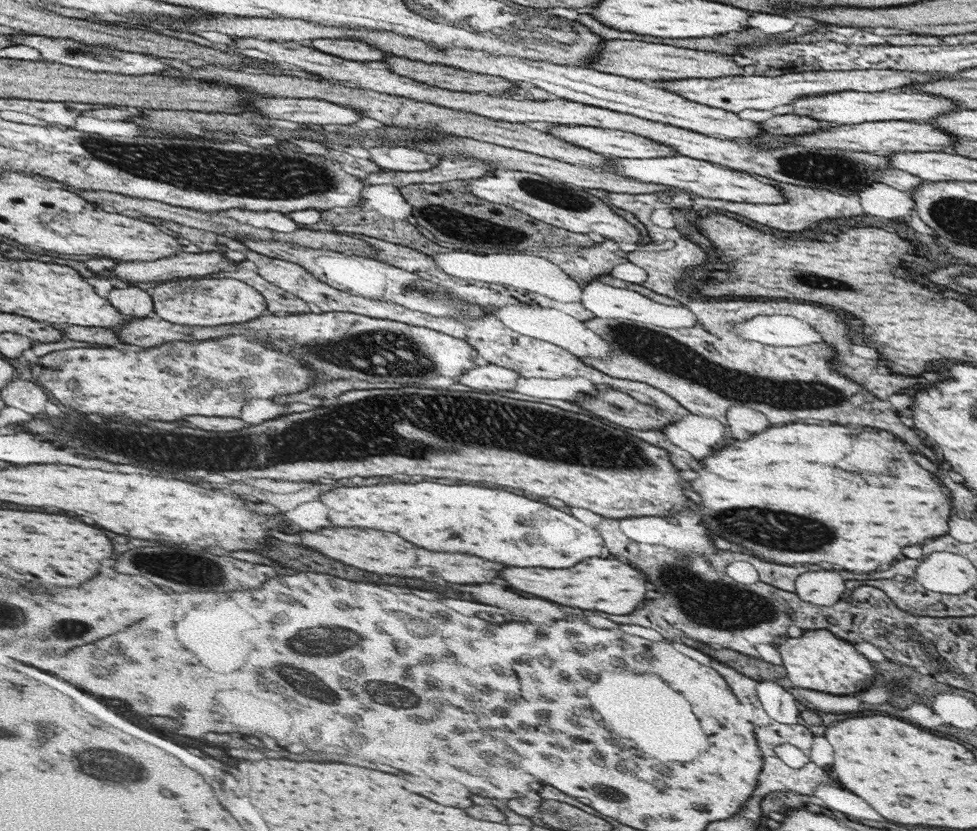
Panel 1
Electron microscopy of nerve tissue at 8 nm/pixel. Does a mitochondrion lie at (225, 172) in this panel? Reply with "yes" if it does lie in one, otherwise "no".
yes

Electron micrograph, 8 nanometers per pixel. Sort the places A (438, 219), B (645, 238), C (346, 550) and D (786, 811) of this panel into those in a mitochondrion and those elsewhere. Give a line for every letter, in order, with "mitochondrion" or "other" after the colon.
A: mitochondrion
B: other
C: other
D: other

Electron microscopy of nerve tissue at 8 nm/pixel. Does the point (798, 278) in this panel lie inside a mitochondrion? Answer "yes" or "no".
yes

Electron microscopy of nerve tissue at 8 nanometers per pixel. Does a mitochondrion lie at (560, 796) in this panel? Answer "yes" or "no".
no

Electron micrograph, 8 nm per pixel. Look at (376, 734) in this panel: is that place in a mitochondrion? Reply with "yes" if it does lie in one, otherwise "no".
no

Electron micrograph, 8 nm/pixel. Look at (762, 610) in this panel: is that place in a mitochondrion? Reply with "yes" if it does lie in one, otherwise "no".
yes

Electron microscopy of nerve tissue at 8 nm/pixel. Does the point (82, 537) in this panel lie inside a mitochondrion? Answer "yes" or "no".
no

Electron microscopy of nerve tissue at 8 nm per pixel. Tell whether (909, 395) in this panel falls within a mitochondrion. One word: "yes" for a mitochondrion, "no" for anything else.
no

